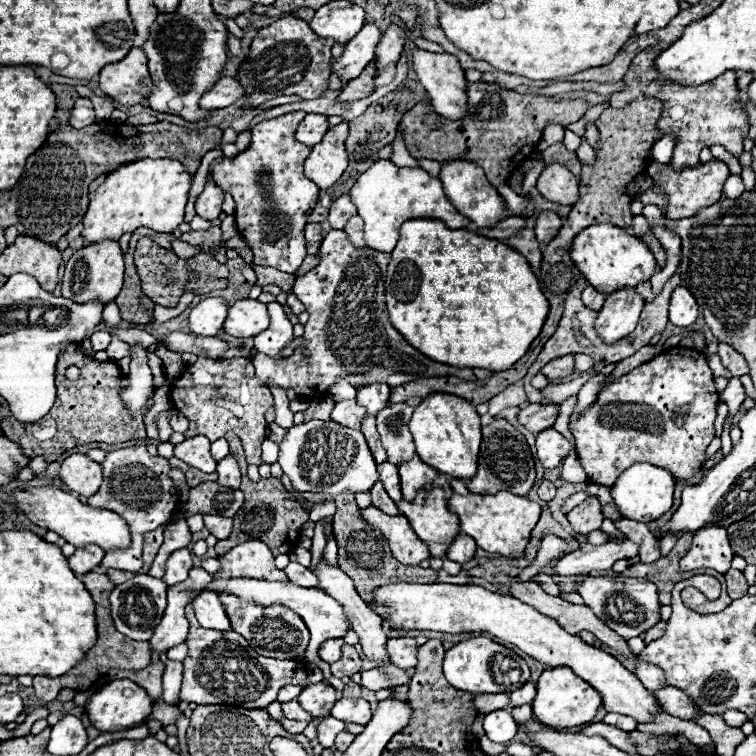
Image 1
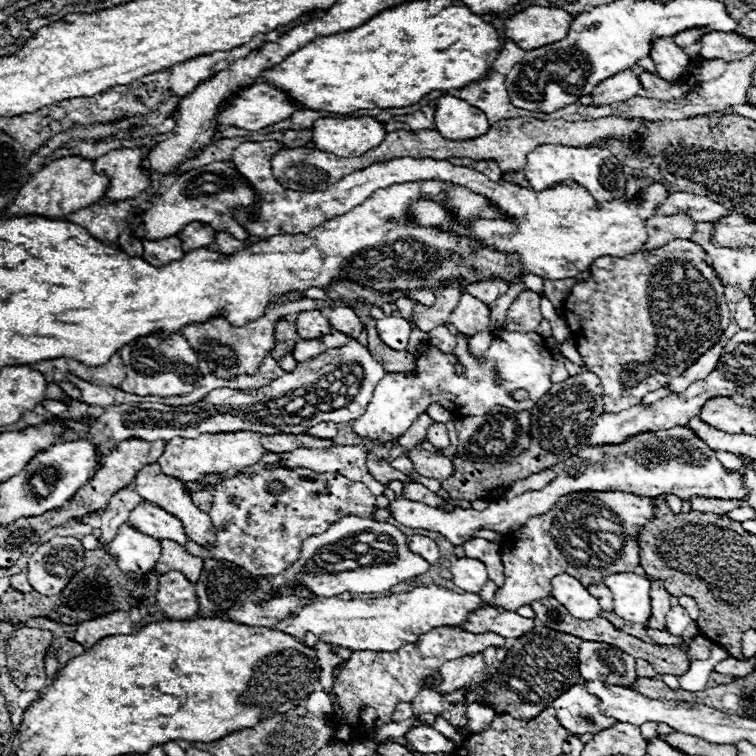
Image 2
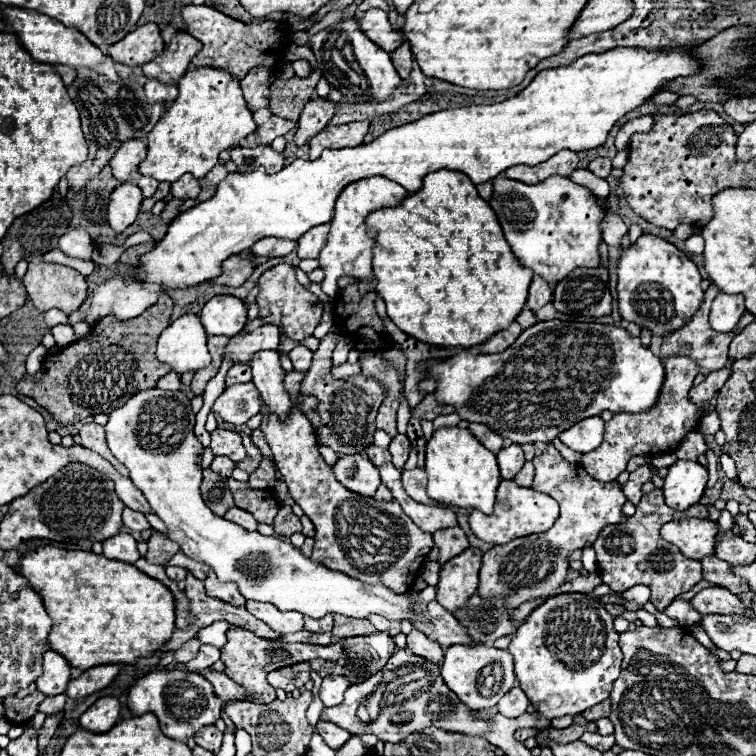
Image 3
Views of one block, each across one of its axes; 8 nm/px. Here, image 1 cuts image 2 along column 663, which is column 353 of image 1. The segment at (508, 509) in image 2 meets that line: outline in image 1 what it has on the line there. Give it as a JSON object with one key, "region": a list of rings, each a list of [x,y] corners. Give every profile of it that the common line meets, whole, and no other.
{"region":[[[310,420],[288,428],[284,440],[280,442],[278,458],[284,474],[292,480],[294,492],[322,492],[322,494],[344,494],[344,492],[366,492],[378,480],[376,462],[366,446],[360,430],[348,430],[346,426],[336,426],[336,422]]]}

